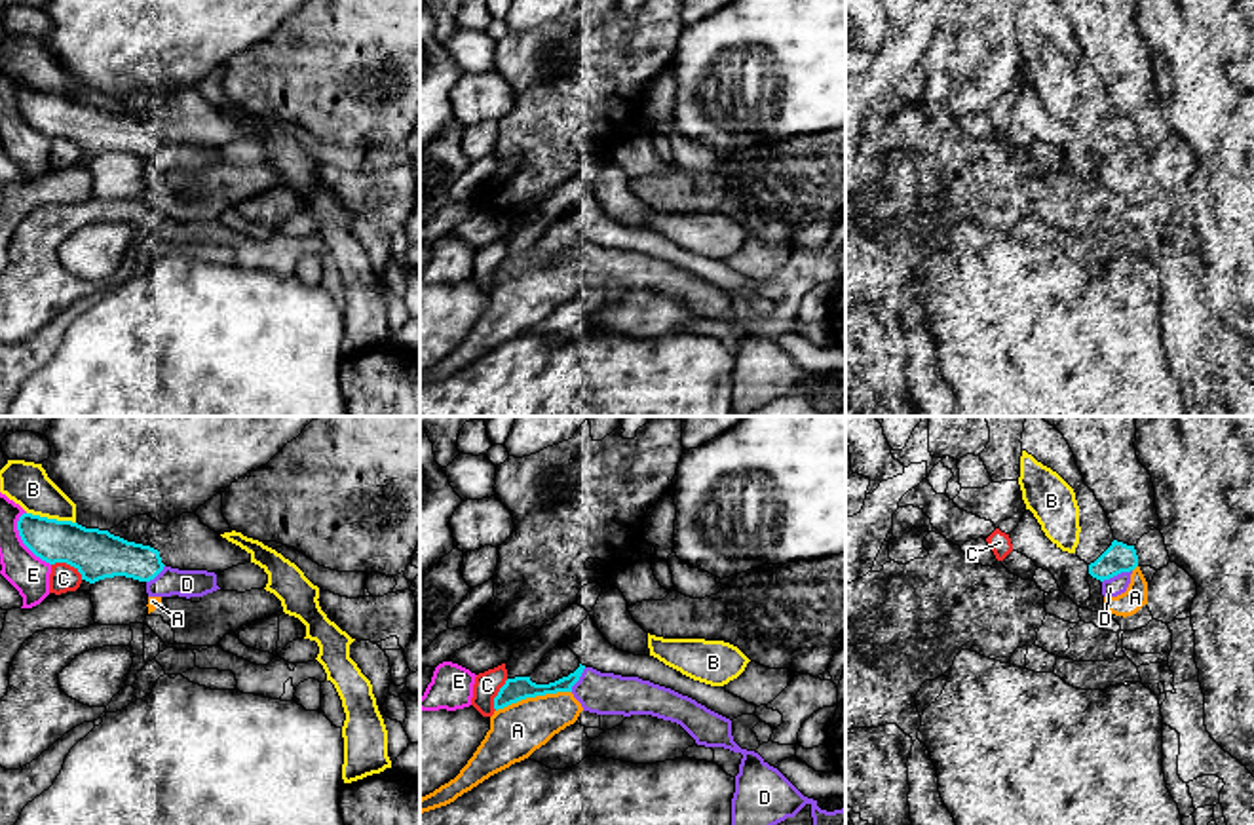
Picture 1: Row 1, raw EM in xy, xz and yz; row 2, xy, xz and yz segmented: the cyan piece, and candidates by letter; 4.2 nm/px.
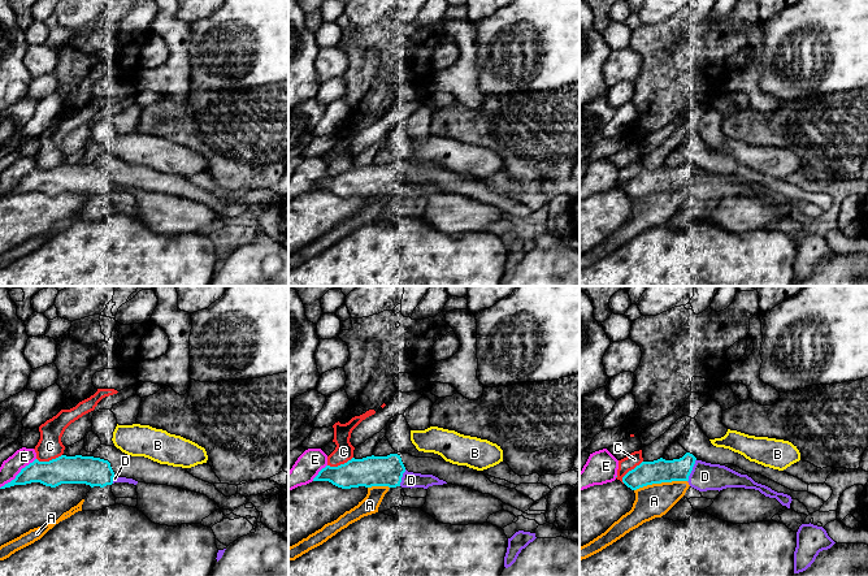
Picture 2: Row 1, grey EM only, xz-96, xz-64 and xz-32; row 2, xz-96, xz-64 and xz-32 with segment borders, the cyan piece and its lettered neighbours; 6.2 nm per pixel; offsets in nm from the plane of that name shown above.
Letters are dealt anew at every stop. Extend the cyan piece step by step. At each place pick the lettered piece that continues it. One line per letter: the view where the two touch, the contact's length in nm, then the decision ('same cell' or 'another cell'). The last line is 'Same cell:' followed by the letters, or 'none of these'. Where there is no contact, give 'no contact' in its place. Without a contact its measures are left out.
A: contact in xz; length 340 nm; another cell
B: contact in xy; length 220 nm; another cell
C: contact in xy; length 150 nm; another cell
D: contact in yz; length 140 nm; same cell
E: contact in xy; length 260 nm; another cell
Same cell: D

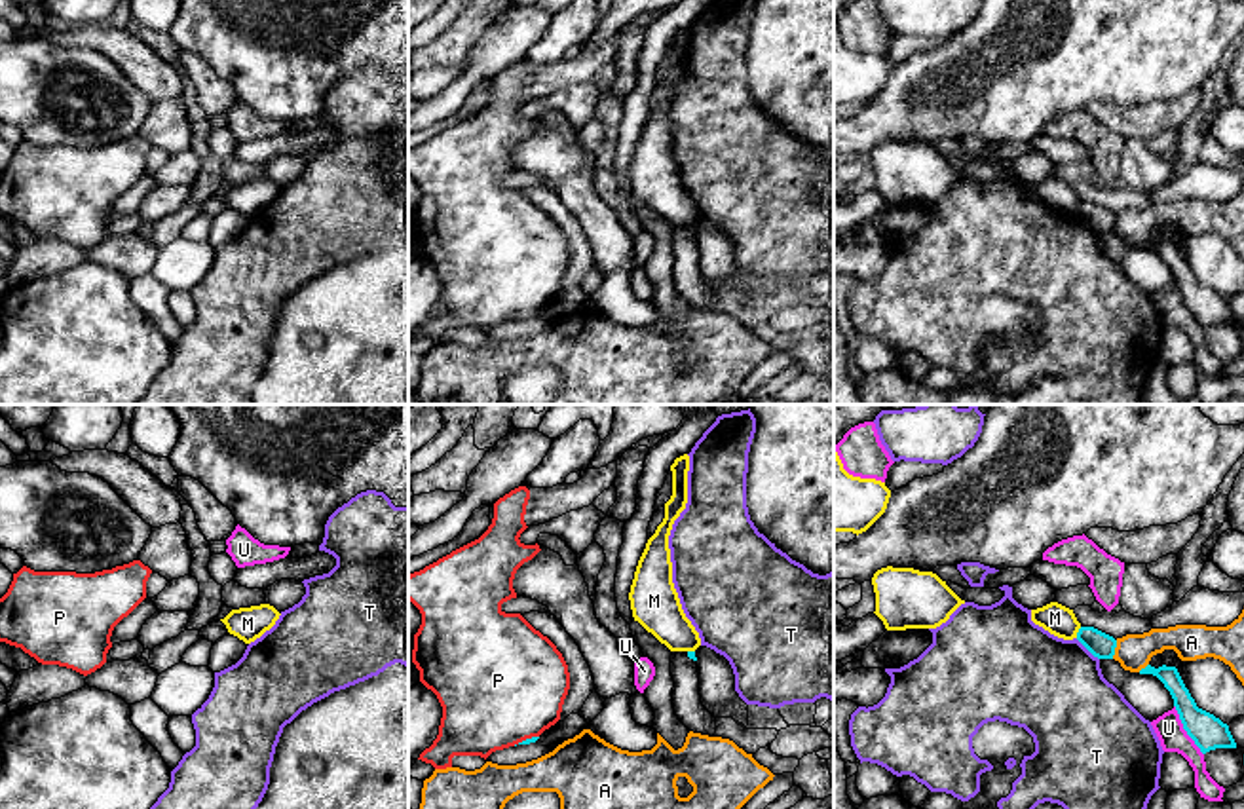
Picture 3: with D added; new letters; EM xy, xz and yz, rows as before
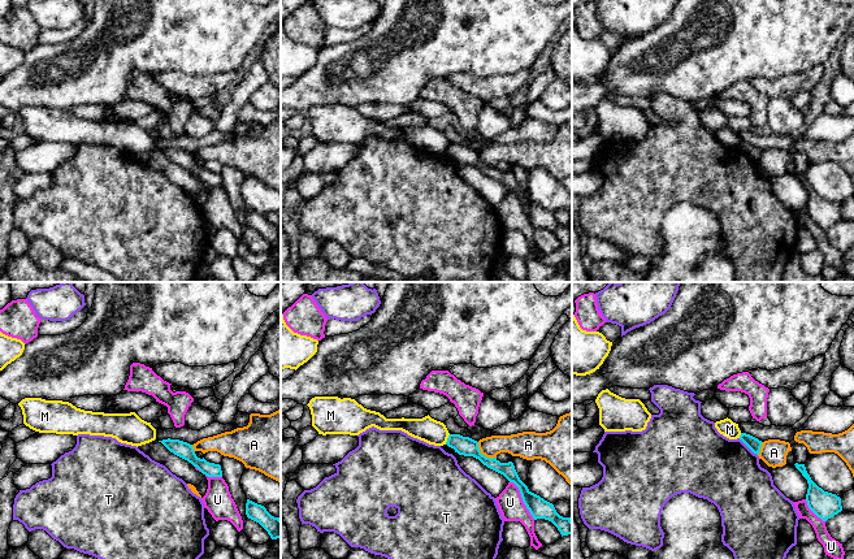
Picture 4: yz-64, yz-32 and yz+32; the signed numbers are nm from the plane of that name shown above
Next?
A: contact in yz; length 80 nm; another cell
M: contact in yz; length 50 nm; another cell
P: contact in xz; length 120 nm; another cell
T: contact in yz; length 140 nm; another cell
U: contact in yz; length 240 nm; another cell
Same cell: none of these

